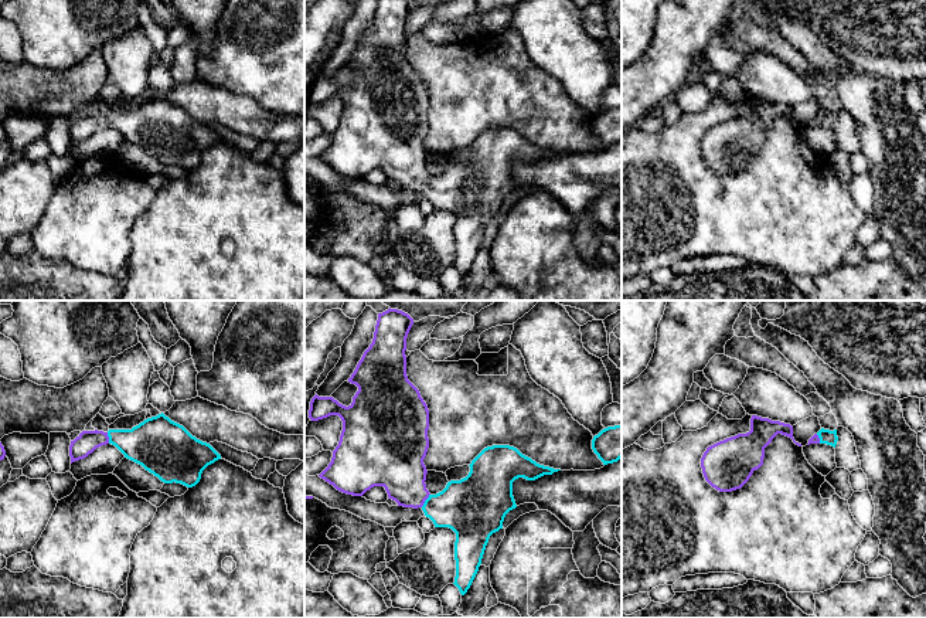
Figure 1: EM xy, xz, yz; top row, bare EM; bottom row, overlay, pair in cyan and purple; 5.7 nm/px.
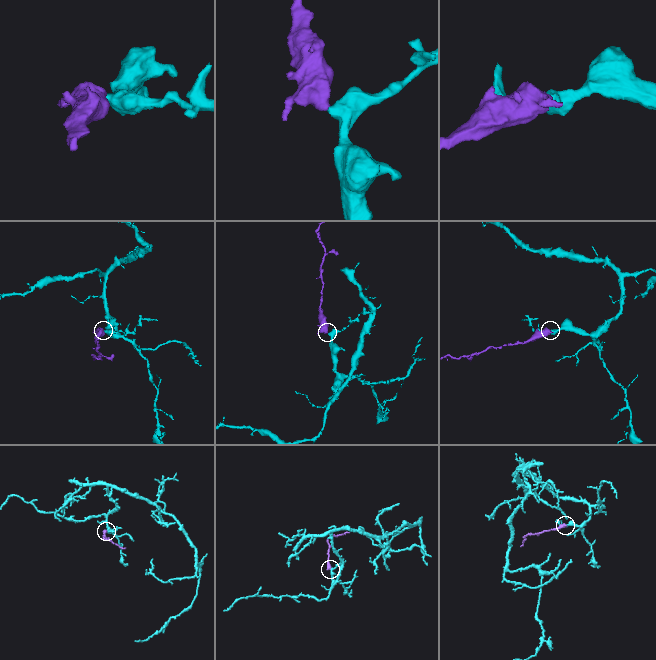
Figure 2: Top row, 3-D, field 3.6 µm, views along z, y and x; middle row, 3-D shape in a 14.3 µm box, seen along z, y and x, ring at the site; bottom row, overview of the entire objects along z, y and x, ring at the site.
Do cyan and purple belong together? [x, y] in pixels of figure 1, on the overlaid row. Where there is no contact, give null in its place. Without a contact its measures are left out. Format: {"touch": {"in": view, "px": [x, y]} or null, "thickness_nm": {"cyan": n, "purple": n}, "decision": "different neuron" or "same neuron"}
{"touch": {"in": "xz", "px": [425, 501]}, "thickness_nm": {"cyan": 320, "purple": 280}, "decision": "same neuron"}

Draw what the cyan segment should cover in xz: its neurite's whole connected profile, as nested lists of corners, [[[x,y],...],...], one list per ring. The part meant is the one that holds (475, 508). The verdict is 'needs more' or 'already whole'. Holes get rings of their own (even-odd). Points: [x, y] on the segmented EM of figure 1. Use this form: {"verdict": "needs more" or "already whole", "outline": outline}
{"verdict": "needs more", "outline": [[[389,308],[378,313],[372,343],[348,378],[348,383],[358,387],[353,403],[345,407],[333,397],[316,394],[311,398],[309,410],[311,421],[330,415],[338,415],[343,421],[331,462],[319,476],[337,490],[353,496],[362,496],[374,486],[384,486],[388,498],[398,506],[421,507],[435,527],[452,529],[456,533],[453,584],[464,595],[479,571],[490,536],[503,529],[505,515],[517,507],[513,482],[518,478],[535,481],[561,469],[539,465],[514,446],[493,445],[471,461],[466,478],[450,481],[442,492],[430,495],[425,483],[428,471],[423,464],[429,448],[429,410],[406,376],[405,350],[412,325],[413,319],[402,310]]]}

